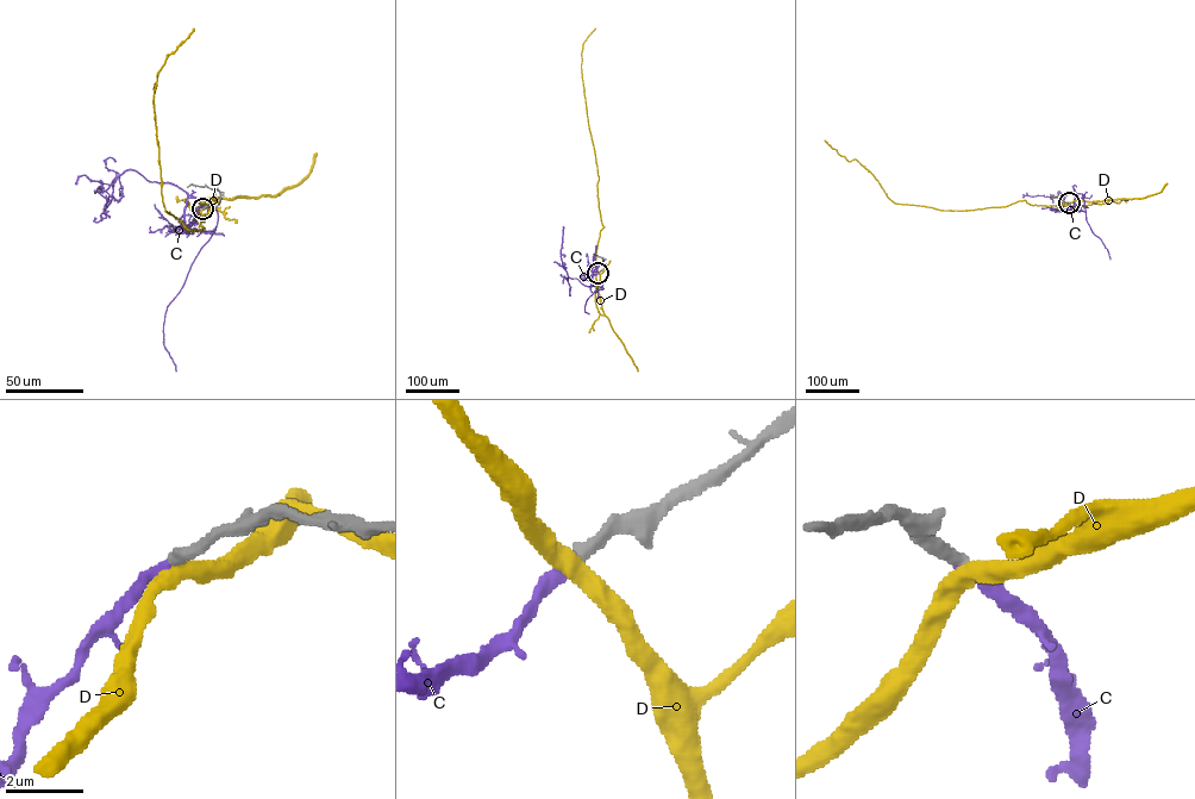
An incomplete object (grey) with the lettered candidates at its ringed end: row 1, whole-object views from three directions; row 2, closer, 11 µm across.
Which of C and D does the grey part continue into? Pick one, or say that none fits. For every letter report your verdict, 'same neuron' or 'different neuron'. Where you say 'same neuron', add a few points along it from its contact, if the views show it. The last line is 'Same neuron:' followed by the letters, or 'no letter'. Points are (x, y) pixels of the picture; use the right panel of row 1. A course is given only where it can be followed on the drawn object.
C: same neuron | via (1068, 203), (1071, 208), (1076, 207), (1082, 194), (1075, 189), (1063, 197), (1024, 198)
D: different neuron
Same neuron: C

